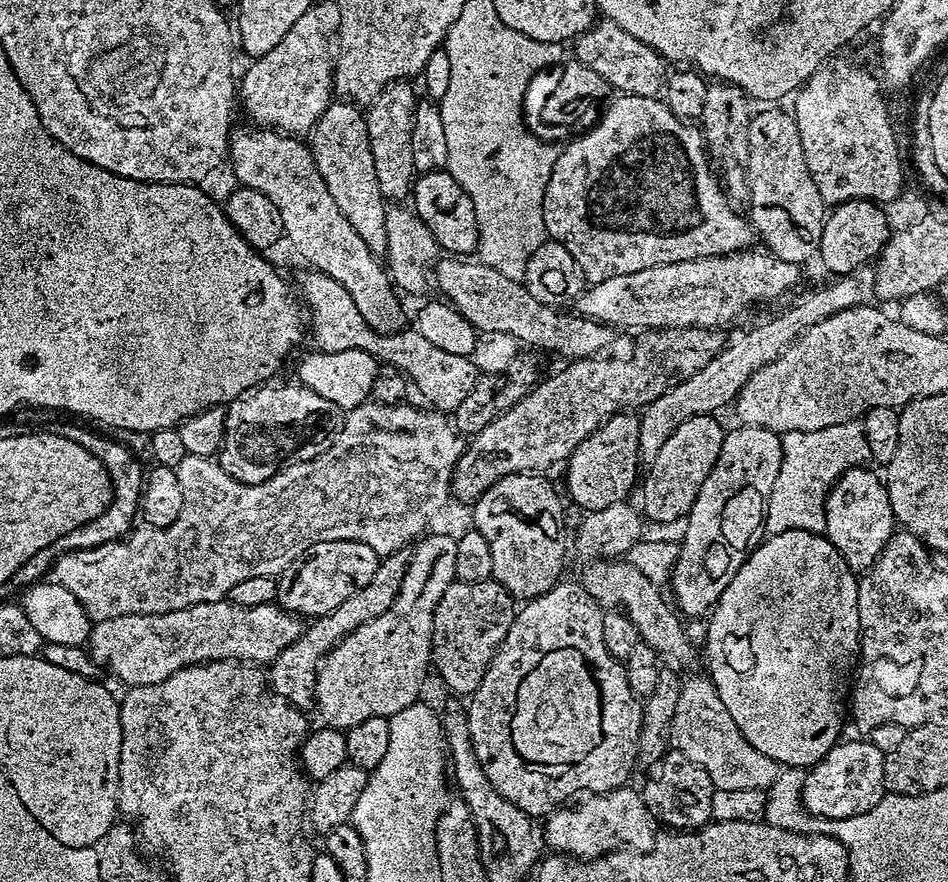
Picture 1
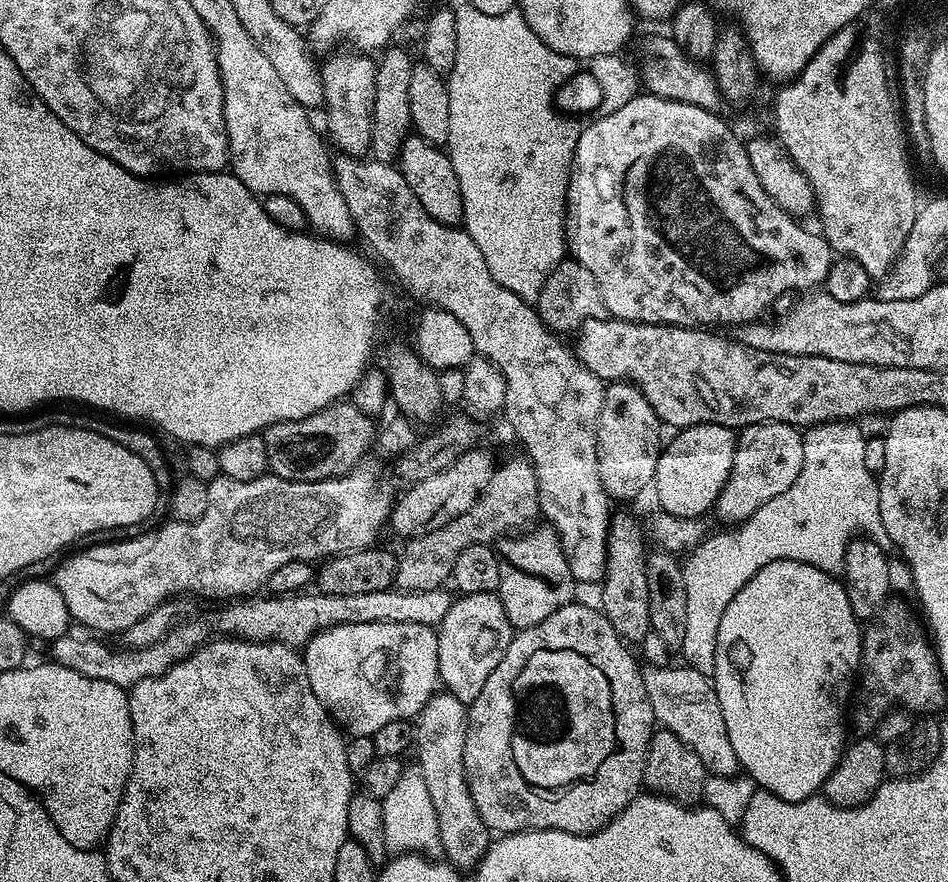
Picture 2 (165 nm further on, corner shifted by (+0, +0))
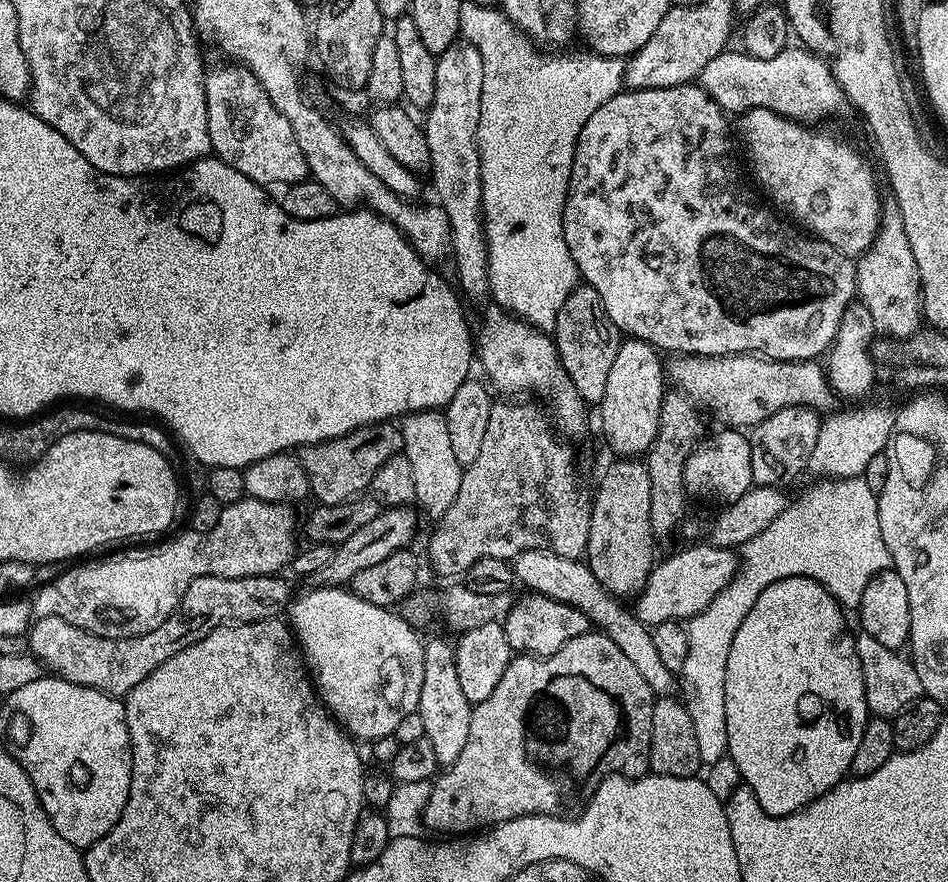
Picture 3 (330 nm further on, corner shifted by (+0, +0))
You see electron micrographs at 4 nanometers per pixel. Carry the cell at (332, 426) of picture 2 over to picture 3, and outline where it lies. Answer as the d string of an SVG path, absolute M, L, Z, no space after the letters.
M395 423L368 424L333 440L310 444L299 449L302 469L309 476L311 495L320 504L346 503L369 491L372 479L392 456L401 455L404 443Z

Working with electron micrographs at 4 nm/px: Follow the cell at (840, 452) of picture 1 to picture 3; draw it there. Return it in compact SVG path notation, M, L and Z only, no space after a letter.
M862 476L820 478L813 488L804 492L800 501L789 503L762 534L750 538L742 546L742 559L738 564L736 577L720 591L718 598L706 606L697 616L687 621L690 650L686 650L686 666L682 673L684 688L688 691L686 703L688 713L694 722L694 738L698 738L698 754L701 765L709 766L728 756L728 735L726 734L726 661L730 658L730 642L738 634L738 626L746 622L746 614L754 610L754 602L762 590L782 578L805 576L816 580L845 609L855 609L862 602L862 591L870 578L887 571L892 565L890 552L882 539L879 525L877 493L870 490Z

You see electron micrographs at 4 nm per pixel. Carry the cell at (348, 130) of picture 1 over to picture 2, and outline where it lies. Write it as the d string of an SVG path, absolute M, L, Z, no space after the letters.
M360 50L333 51L319 67L324 91L323 111L328 111L327 139L336 143L336 152L364 158L372 147L372 111L374 110L374 74L376 60Z

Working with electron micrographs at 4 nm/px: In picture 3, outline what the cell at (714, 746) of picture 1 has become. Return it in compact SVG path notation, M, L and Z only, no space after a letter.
M526 550L518 554L516 559L511 561L511 565L513 577L519 583L521 580L528 587L525 589L531 593L547 596L549 600L557 600L570 605L571 608L582 610L582 614L586 614L589 625L595 626L605 636L609 636L614 646L618 646L618 650L622 650L622 654L626 654L626 658L634 662L638 674L646 678L653 693L668 694L673 691L674 674L662 663L662 658L658 658L658 650L654 650L649 625L637 619L633 611L628 609L627 612L620 605L623 603L620 603L612 593L607 592L598 582L598 578L594 578L594 574L583 559L562 558L550 550Z

